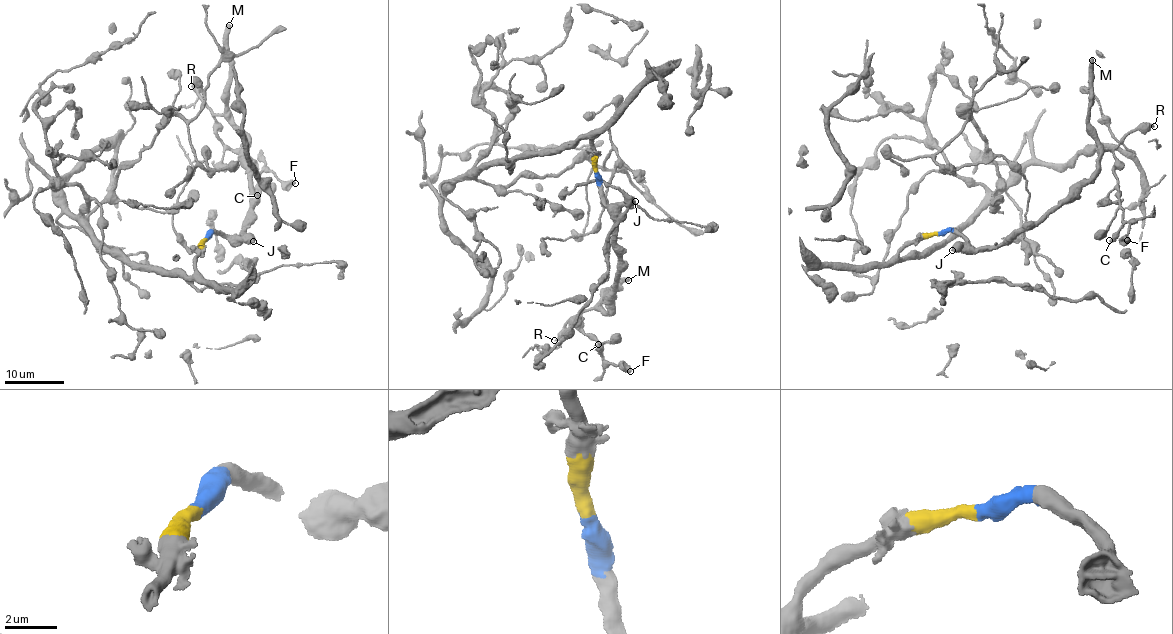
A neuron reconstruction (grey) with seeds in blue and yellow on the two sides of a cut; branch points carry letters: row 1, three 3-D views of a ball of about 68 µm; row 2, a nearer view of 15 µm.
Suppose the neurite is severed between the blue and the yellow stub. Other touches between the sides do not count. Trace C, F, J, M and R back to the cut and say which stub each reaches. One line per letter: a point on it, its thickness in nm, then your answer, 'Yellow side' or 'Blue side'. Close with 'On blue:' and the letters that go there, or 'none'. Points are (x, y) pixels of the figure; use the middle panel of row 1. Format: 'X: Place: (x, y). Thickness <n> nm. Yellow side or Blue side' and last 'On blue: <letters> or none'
C: Place: (598, 344). Thickness 550 nm. Blue side
F: Place: (630, 371). Thickness 550 nm. Blue side
J: Place: (635, 201). Thickness 650 nm. Blue side
M: Place: (628, 280). Thickness 500 nm. Blue side
R: Place: (554, 340). Thickness 340 nm. Blue side
On blue: C, F, J, M, R

